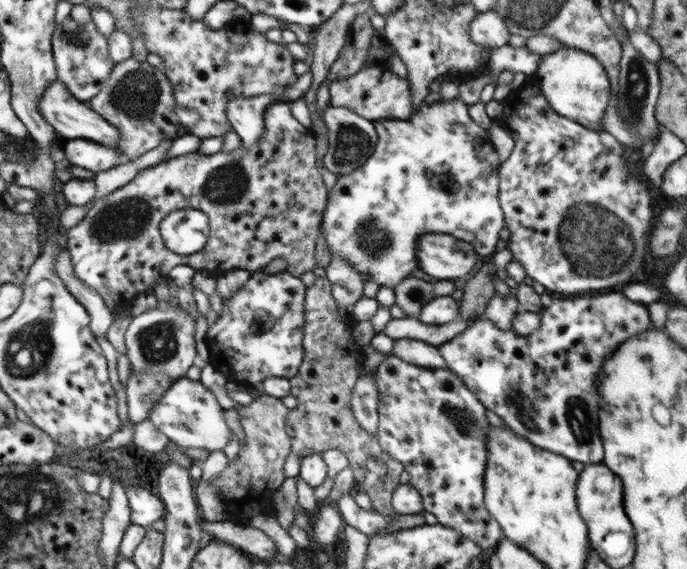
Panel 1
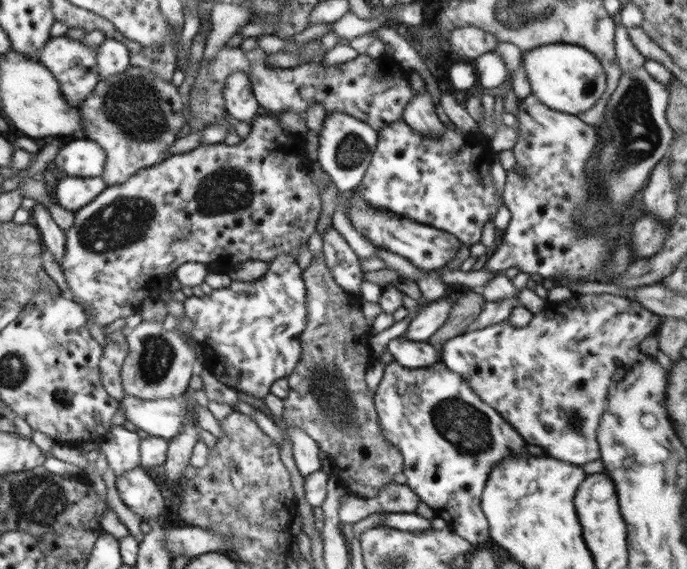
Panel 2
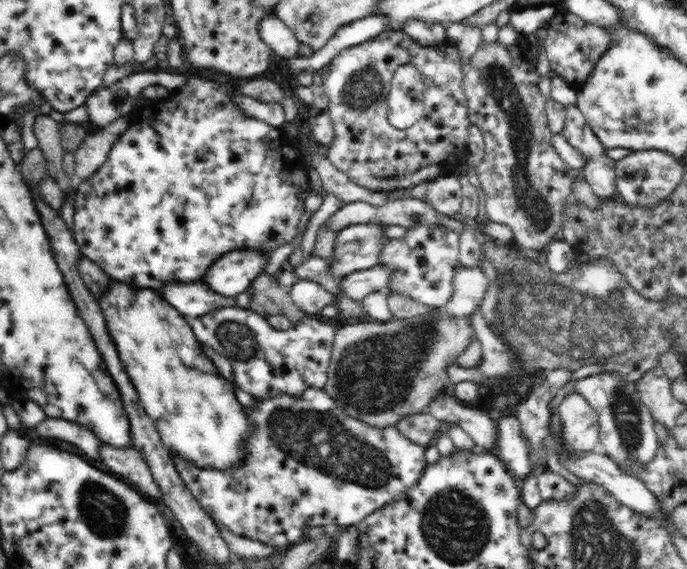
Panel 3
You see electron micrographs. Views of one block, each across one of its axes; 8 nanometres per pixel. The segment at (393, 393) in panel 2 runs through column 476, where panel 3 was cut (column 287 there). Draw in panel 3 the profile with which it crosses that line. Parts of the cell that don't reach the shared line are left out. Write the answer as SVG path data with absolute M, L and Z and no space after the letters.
M309 389L306 390L300 397L288 397L288 395L279 395L278 397L256 399L258 408L247 409L245 408L245 414L247 414L247 423L250 423L252 427L252 434L247 441L247 457L244 458L244 462L238 466L238 468L226 468L226 470L216 470L215 468L198 468L191 462L178 458L176 455L172 455L172 461L176 465L176 471L178 475L182 477L186 488L194 495L194 498L202 505L202 509L209 515L209 518L216 524L222 525L227 528L232 534L237 534L250 540L260 540L262 544L268 546L292 546L301 542L302 528L328 526L329 528L343 529L350 526L355 526L357 523L362 522L370 514L385 508L386 504L394 502L394 500L400 500L404 496L404 492L408 488L412 488L415 482L418 482L420 474L424 472L426 464L425 449L426 446L421 446L411 442L406 436L403 436L396 427L386 426L386 428L378 428L376 426L370 426L364 422L358 421L350 416L347 416L342 409L336 406L334 399L330 399L330 396L324 389Z

